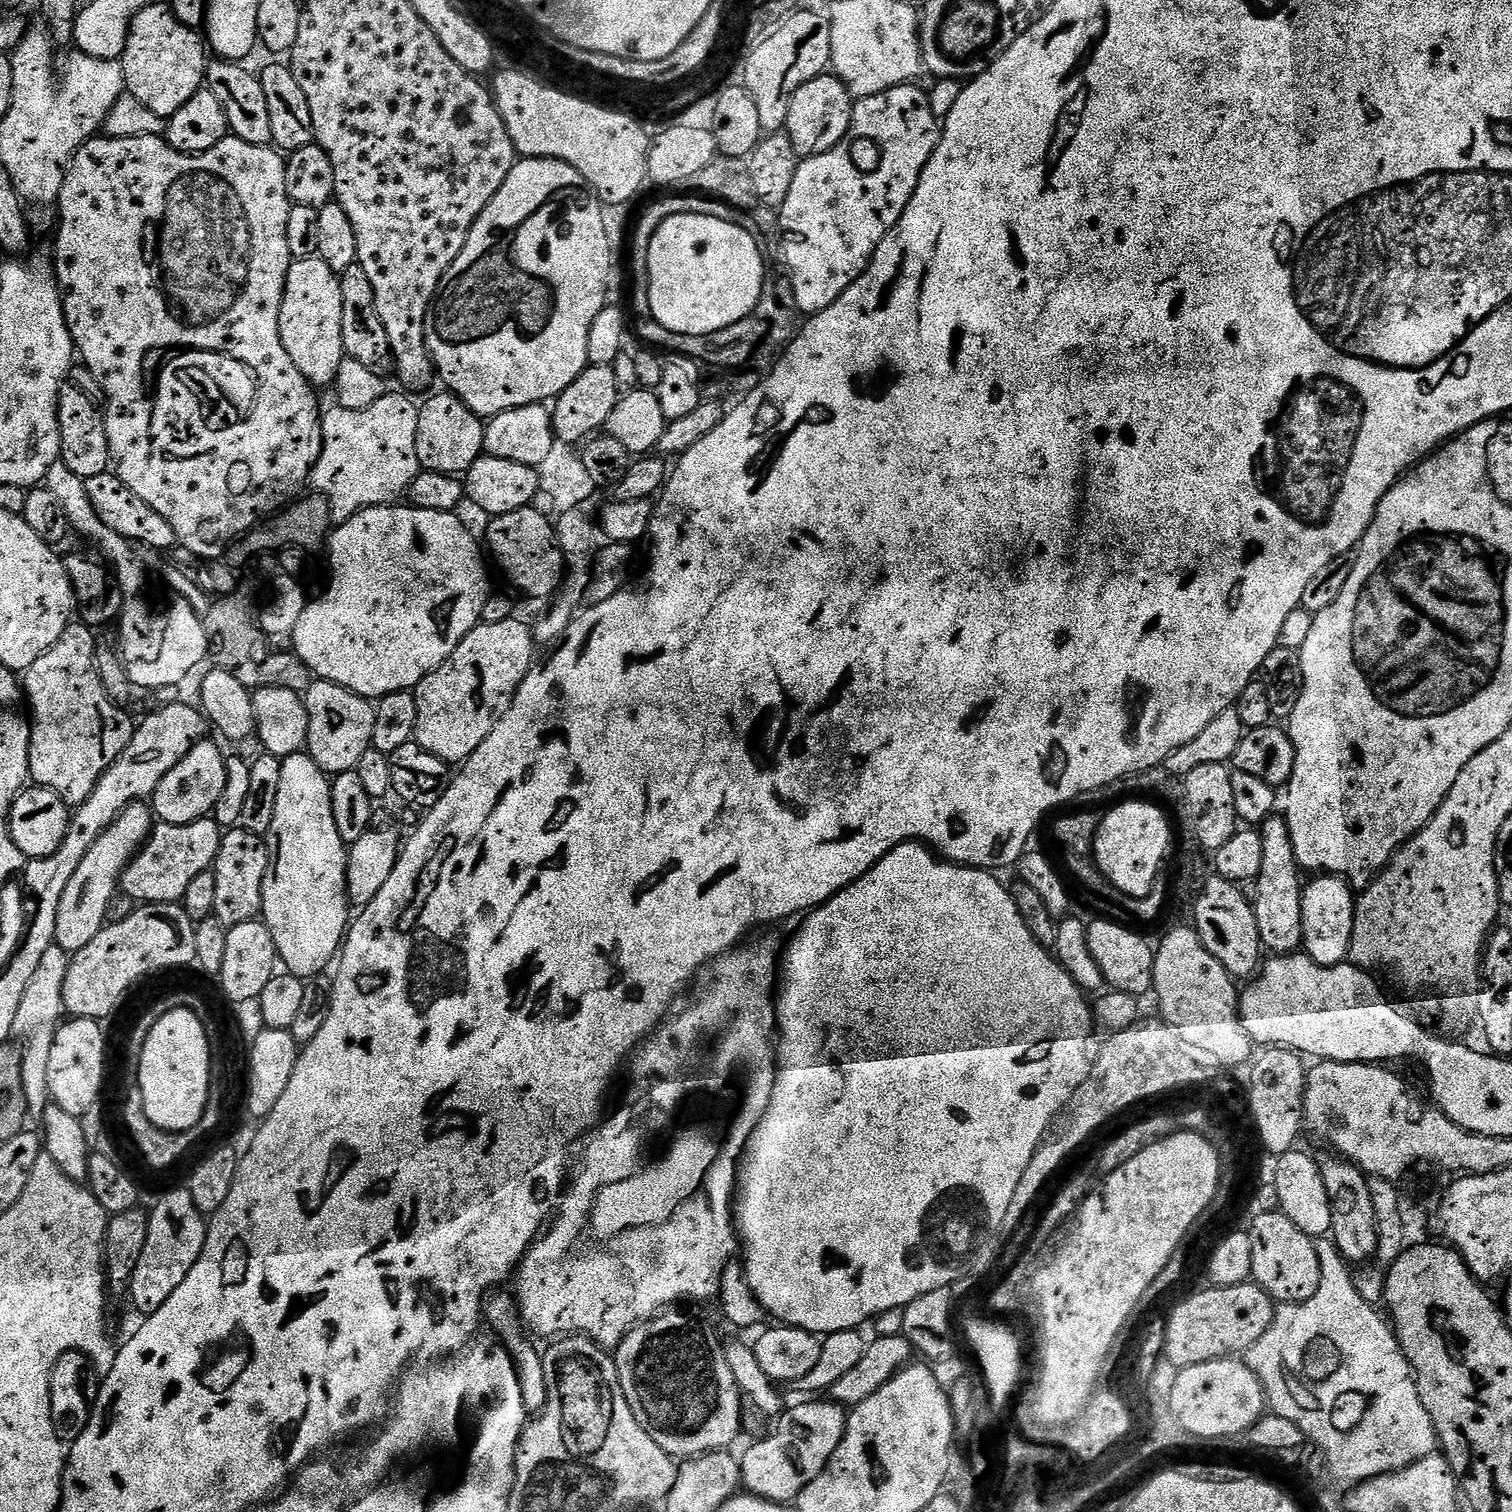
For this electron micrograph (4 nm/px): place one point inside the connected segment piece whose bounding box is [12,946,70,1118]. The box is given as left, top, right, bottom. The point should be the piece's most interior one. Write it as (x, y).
(40, 1015)

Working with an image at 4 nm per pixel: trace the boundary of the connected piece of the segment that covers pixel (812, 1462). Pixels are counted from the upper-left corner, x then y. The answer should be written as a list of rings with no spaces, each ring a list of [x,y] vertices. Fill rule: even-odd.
[[[824,1398],[813,1400],[816,1400],[813,1404],[796,1404],[793,1408],[791,1405],[775,1421],[776,1433],[750,1445],[748,1453],[742,1456],[740,1478],[751,1495],[773,1500],[775,1504],[795,1501],[800,1492],[822,1474],[834,1450],[838,1450],[848,1427],[845,1409]]]

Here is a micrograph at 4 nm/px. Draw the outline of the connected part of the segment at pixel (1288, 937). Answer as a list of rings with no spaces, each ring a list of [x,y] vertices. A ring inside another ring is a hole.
[[[1273,814],[1259,825],[1262,838],[1262,870],[1258,874],[1258,900],[1254,905],[1258,918],[1258,934],[1261,945],[1269,948],[1269,953],[1277,956],[1296,954],[1301,951],[1304,935],[1302,934],[1302,869],[1296,863],[1294,846],[1290,842],[1288,821],[1283,815]]]

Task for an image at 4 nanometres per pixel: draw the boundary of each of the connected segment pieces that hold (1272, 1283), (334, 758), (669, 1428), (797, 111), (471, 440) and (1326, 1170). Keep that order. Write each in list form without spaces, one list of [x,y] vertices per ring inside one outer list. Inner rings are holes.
[[[1279,1210],[1255,1217],[1251,1223],[1251,1279],[1259,1284],[1262,1290],[1266,1290],[1277,1305],[1301,1304],[1310,1298],[1314,1298],[1314,1294],[1318,1294],[1318,1282],[1320,1281],[1320,1259],[1316,1253],[1317,1241],[1313,1237],[1307,1236],[1302,1230],[1298,1230],[1298,1226],[1294,1226],[1294,1222],[1290,1222],[1290,1218]]]
[[[317,679],[302,696],[308,715],[308,743],[306,751],[313,762],[326,774],[351,772],[356,763],[373,747],[376,734],[376,708],[365,697],[357,696],[341,684],[331,684],[328,680]]]
[[[664,1310],[651,1320],[637,1324],[615,1347],[616,1369],[626,1402],[642,1430],[646,1430],[646,1434],[650,1434],[668,1456],[691,1458],[731,1449],[740,1432],[742,1393],[734,1382],[730,1362],[726,1362],[725,1345],[720,1344],[719,1338],[694,1317],[672,1311],[676,1310]]]
[[[825,74],[806,82],[790,98],[786,135],[794,146],[797,157],[817,156],[837,148],[849,135],[854,97],[834,74]],[[845,136],[845,137],[844,137]]]
[[[440,390],[437,396],[429,398],[425,404],[419,405],[420,417],[418,418],[418,462],[421,469],[429,472],[447,472],[449,474],[467,473],[468,467],[480,459],[484,452],[485,421],[475,416],[467,406],[460,401],[460,397],[447,391]]]
[[[1336,1154],[1319,1157],[1322,1182],[1326,1186],[1326,1194],[1330,1198],[1332,1211],[1331,1239],[1340,1251],[1340,1255],[1349,1262],[1368,1260],[1377,1255],[1379,1246],[1379,1224],[1376,1221],[1374,1199],[1371,1197],[1369,1177],[1356,1167],[1351,1160]]]

